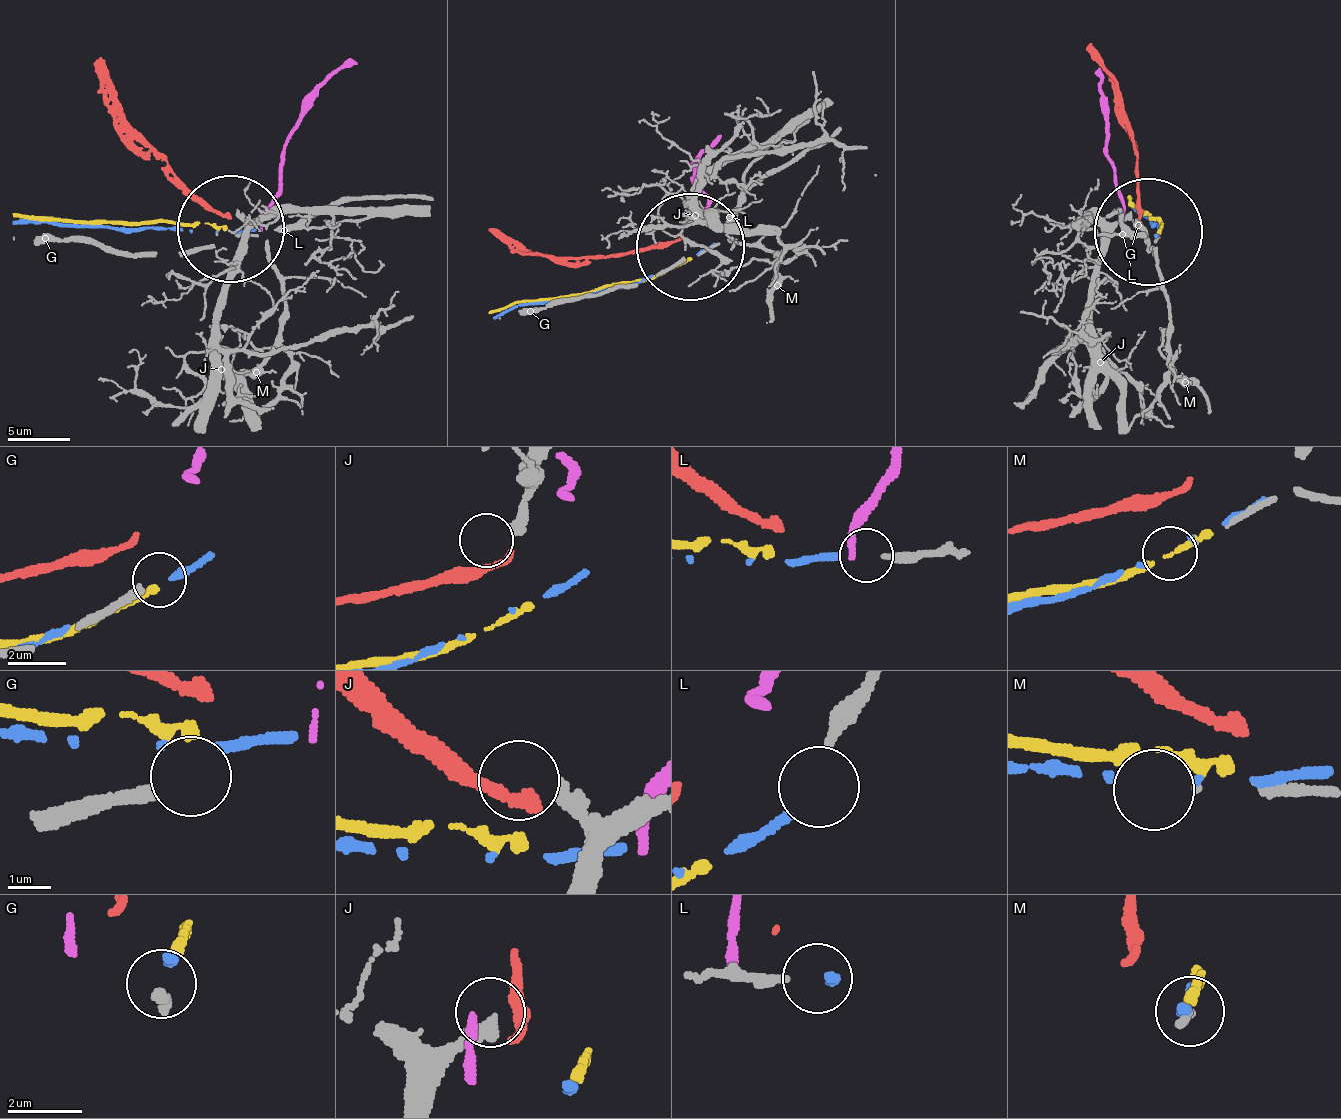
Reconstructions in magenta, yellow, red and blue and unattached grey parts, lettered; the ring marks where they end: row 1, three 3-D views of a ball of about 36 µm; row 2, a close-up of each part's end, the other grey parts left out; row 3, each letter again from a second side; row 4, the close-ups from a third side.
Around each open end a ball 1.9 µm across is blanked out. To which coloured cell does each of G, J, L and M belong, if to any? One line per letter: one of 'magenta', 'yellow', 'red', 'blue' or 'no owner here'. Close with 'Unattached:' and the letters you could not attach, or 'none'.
G: no owner here
J: no owner here
L: no owner here
M: no owner here
Unattached: G, J, L, M

